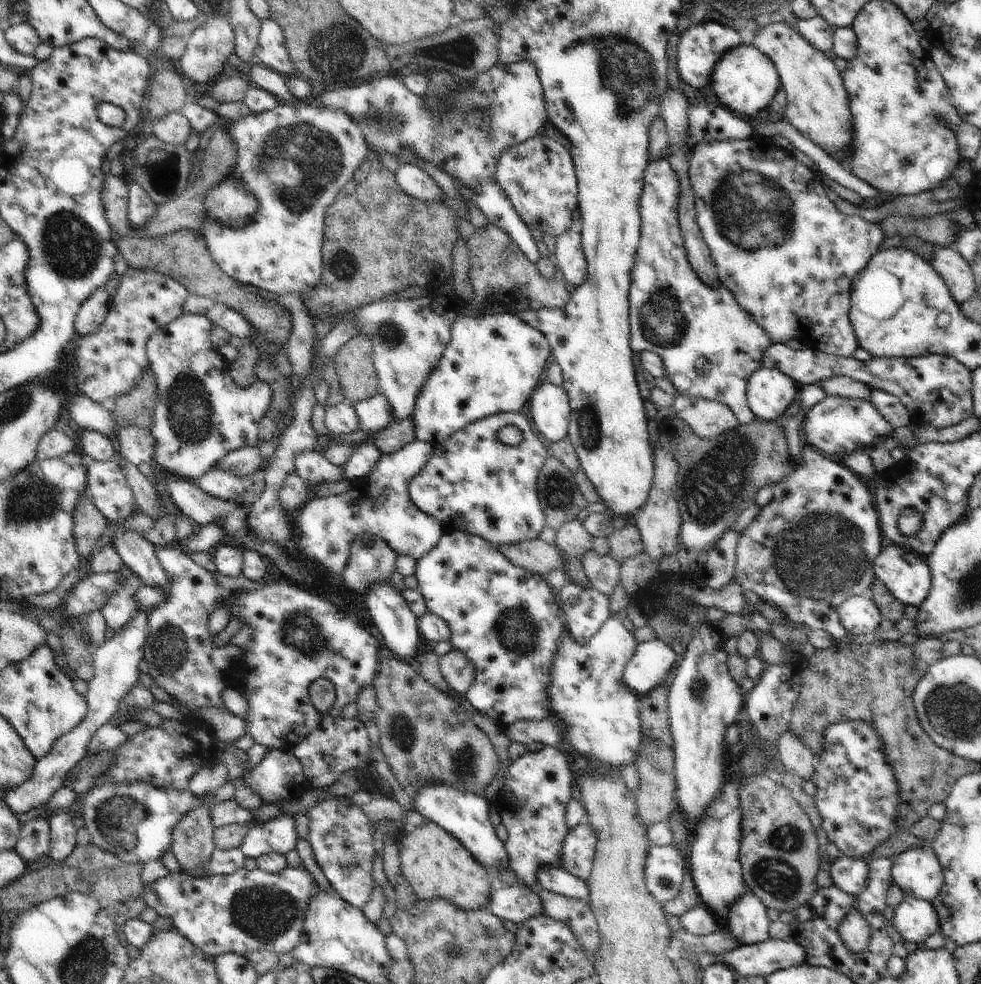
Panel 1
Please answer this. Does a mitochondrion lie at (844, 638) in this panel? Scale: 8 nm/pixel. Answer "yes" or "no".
no

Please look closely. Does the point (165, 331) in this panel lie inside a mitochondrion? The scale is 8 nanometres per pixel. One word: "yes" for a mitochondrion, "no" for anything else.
no

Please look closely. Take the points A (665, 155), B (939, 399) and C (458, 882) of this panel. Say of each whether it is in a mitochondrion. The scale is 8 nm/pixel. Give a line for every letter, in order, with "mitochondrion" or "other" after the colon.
A: other
B: other
C: other

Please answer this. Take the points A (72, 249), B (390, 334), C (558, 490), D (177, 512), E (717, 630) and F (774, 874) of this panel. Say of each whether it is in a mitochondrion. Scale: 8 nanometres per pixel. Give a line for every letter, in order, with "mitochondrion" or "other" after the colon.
A: mitochondrion
B: mitochondrion
C: mitochondrion
D: other
E: other
F: mitochondrion

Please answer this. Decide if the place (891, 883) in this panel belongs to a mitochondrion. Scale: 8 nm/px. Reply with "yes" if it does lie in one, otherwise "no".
no

